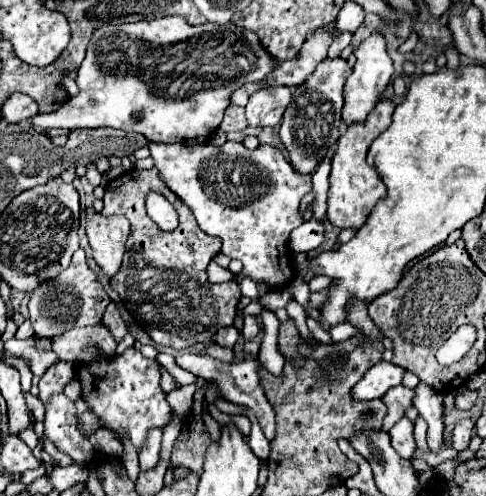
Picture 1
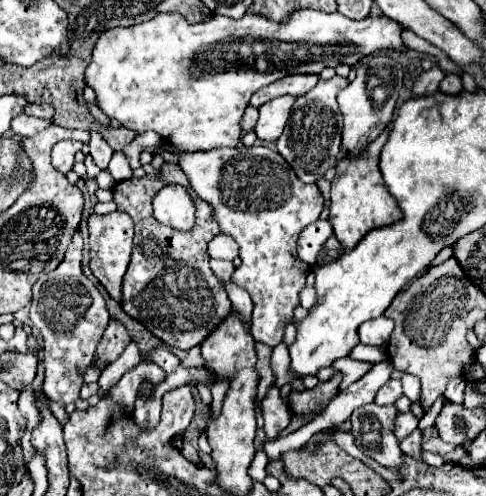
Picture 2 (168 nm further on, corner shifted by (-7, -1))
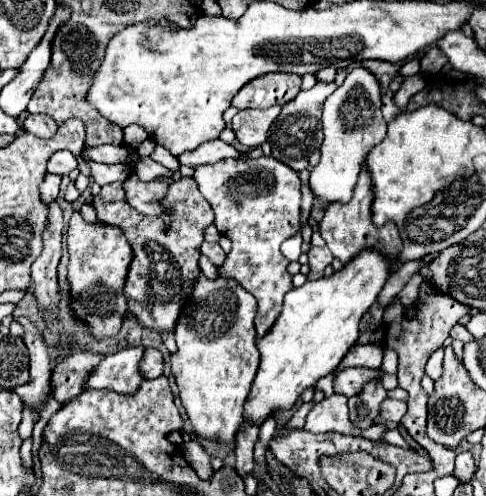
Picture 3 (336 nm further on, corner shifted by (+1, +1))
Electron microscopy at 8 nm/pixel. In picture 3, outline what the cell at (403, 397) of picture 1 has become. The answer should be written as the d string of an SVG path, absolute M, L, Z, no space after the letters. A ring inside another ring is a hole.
M344 368L334 372L334 392L352 396L360 392L360 388L374 378L380 378L382 370L370 370L370 368Z

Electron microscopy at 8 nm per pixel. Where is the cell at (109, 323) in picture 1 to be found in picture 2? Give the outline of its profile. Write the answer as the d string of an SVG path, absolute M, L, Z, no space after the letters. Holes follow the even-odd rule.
M112 318L110 324L108 324L108 328L106 328L106 332L104 332L104 338L100 340L100 346L98 346L96 366L104 368L106 364L114 362L126 350L126 346L130 342L132 342L132 338L130 338L126 326L120 320Z

